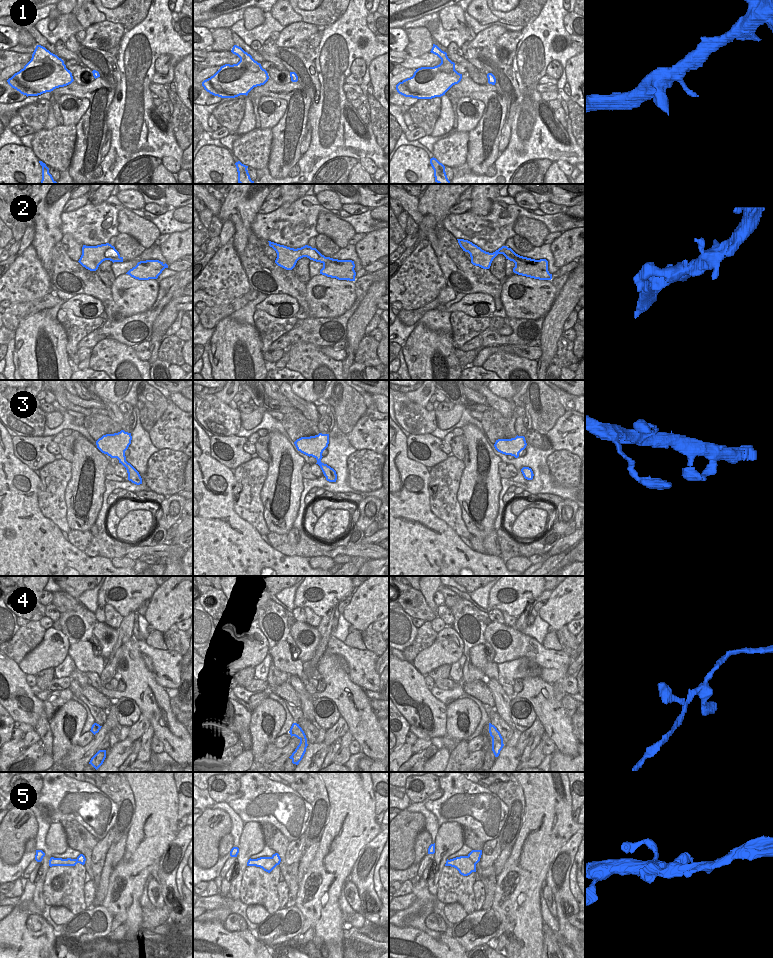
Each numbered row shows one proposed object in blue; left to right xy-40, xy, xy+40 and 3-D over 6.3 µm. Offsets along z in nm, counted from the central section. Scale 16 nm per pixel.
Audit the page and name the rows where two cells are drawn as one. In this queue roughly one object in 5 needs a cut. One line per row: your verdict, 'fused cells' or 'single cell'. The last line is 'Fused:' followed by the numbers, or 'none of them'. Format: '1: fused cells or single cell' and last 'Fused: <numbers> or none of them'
1: single cell
2: single cell
3: single cell
4: single cell
5: single cell
Fused: none of them

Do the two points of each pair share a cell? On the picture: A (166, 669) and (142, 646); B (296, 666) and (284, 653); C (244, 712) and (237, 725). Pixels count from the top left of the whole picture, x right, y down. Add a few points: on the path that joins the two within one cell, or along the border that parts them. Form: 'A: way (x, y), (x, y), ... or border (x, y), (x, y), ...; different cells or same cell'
A: way (161, 663), (148, 651); same cell
B: way (293, 664), (285, 656); same cell
C: way (241, 715), (237, 722); same cell

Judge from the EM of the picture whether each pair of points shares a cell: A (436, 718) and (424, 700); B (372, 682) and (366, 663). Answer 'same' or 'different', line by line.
A: same
B: same

